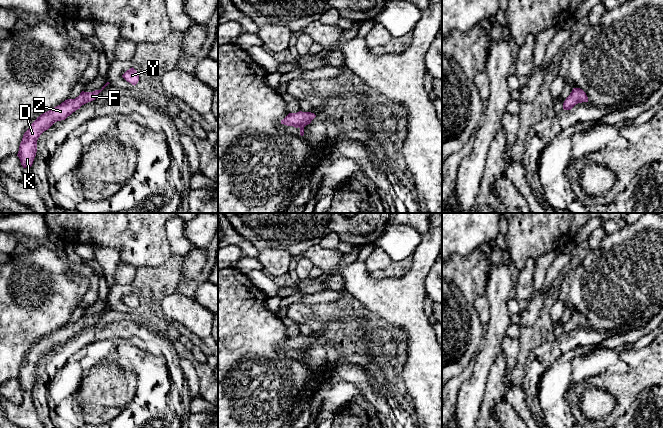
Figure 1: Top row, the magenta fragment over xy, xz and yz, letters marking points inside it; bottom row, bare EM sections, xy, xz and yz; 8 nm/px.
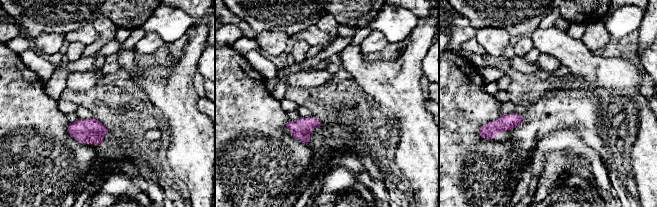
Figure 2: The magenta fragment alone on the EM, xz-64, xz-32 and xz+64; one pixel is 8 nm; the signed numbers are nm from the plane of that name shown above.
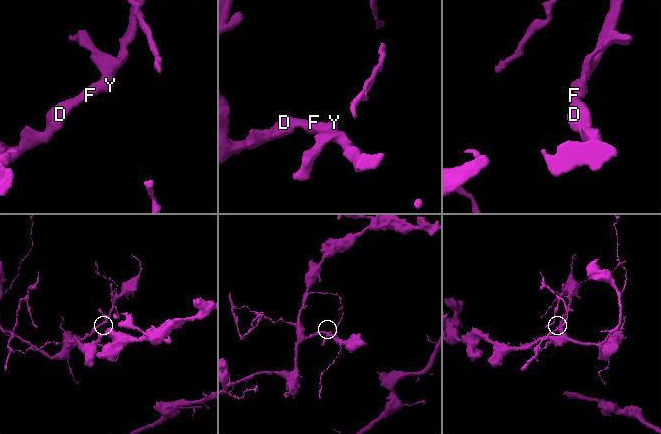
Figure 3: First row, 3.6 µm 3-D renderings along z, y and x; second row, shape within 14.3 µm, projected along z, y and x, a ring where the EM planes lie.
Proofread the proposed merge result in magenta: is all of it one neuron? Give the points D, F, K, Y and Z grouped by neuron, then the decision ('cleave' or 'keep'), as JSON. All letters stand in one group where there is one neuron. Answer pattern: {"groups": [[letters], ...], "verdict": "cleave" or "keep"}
{"groups": [["D", "F", "K", "Y", "Z"]], "verdict": "keep"}

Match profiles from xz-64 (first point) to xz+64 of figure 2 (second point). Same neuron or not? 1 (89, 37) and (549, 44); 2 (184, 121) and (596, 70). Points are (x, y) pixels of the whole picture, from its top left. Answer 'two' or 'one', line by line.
1: one
2: one

